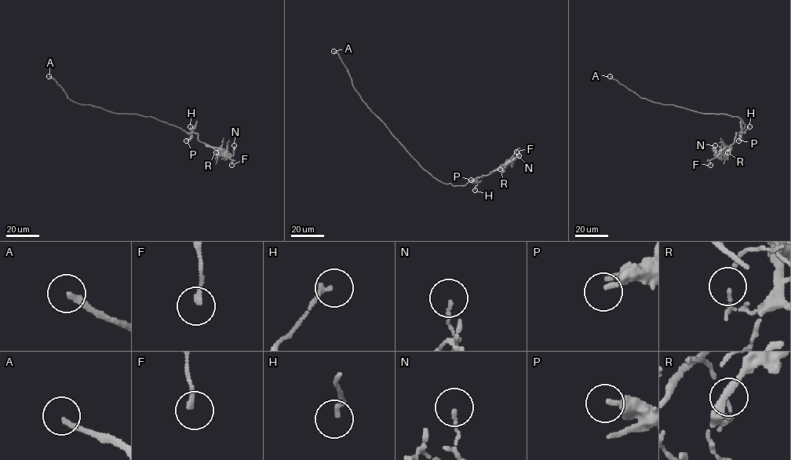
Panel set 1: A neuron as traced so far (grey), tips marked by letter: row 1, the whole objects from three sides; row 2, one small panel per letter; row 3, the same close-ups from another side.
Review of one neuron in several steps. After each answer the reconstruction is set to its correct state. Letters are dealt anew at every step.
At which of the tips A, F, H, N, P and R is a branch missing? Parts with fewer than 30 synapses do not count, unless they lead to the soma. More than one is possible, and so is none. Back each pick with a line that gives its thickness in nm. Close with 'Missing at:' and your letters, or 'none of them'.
A: 220 nm thick
Missing at: A

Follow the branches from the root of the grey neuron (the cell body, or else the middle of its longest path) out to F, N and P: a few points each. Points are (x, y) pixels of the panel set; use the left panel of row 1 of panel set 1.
F: (131, 114), (151, 116), (187, 133), (196, 133), (199, 141), (227, 157), (232, 161), (231, 165)
N: (131, 114), (151, 116), (187, 133), (195, 133), (199, 141), (220, 148), (230, 155), (233, 155), (234, 145)
P: (131, 114), (151, 116), (180, 127), (191, 135), (186, 140)

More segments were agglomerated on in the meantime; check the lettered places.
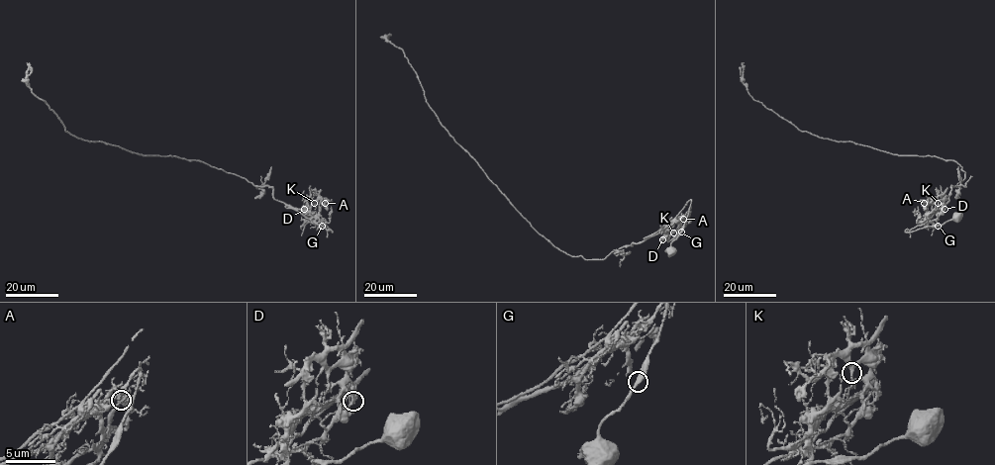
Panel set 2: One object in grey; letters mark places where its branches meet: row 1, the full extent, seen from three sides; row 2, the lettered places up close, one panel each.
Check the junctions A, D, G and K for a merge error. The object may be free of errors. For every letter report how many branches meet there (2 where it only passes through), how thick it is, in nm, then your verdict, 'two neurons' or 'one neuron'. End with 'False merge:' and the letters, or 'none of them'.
A: branches 3; calibre 240 nm; one neuron
D: branches 3; calibre 240 nm; two neurons
G: branches 2; calibre 320 nm; one neuron
K: branches 3; calibre 240 nm; one neuron
False merge: D

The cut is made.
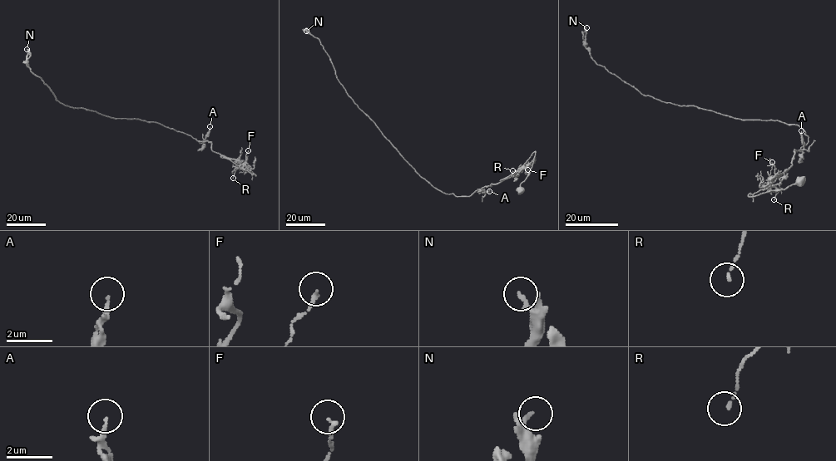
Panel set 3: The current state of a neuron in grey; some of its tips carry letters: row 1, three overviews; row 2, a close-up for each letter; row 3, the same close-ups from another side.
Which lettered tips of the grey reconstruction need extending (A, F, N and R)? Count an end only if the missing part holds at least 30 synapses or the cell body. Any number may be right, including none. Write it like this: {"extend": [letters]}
{"extend": []}

